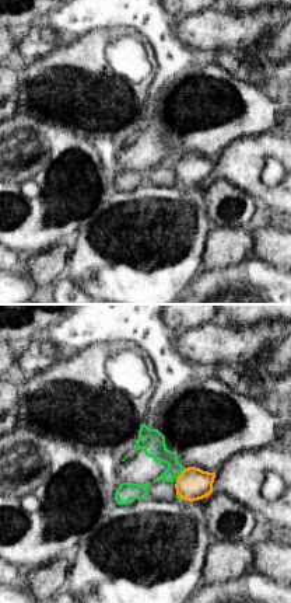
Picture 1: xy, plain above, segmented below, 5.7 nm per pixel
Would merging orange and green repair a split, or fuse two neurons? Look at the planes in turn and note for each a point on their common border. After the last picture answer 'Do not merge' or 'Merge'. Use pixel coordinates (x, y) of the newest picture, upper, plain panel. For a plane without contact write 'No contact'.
Touches orange at (181, 160)

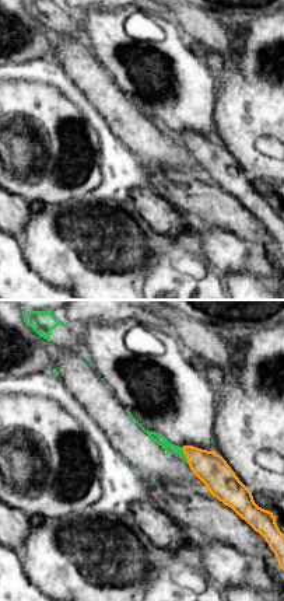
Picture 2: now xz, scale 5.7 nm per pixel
Touches orange at (185, 140)

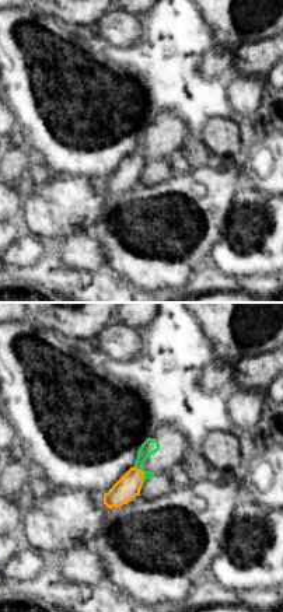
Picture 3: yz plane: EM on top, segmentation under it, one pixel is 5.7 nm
Touches orange at (143, 163)

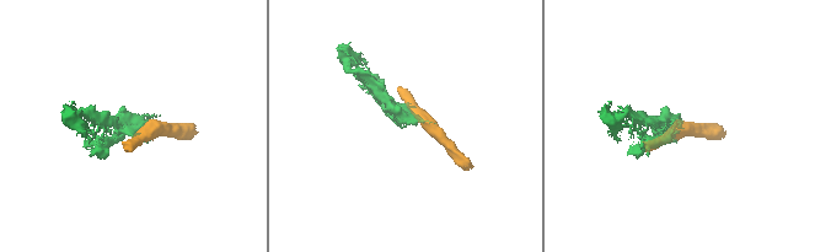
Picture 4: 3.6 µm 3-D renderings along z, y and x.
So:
Do not merge

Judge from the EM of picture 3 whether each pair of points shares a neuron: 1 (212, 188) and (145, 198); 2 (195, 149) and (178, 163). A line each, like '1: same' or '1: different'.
1: same
2: same

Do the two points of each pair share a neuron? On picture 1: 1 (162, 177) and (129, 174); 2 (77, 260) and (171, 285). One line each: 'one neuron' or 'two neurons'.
1: one neuron
2: one neuron

